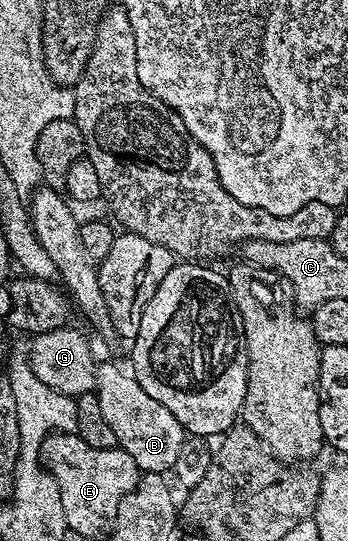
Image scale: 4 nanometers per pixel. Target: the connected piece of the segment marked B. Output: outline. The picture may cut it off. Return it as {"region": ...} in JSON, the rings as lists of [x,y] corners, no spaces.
{"region":[[[101,362],[97,367],[95,391],[103,418],[114,431],[118,447],[131,455],[138,471],[163,474],[176,467],[179,451],[187,439],[186,430],[165,406],[160,406],[139,386],[132,373],[123,372],[115,364]]]}

